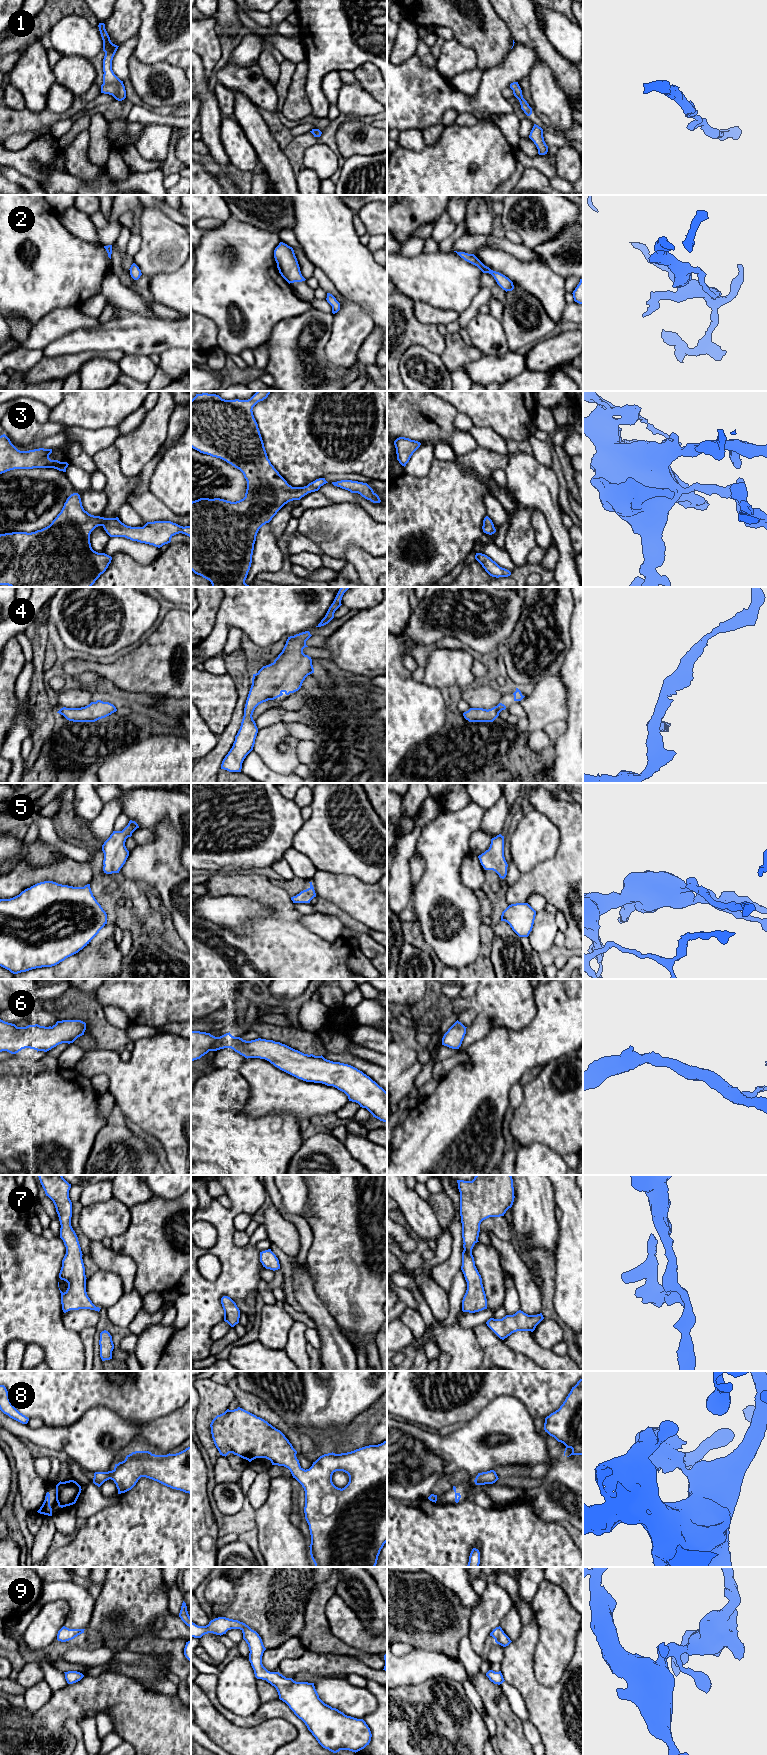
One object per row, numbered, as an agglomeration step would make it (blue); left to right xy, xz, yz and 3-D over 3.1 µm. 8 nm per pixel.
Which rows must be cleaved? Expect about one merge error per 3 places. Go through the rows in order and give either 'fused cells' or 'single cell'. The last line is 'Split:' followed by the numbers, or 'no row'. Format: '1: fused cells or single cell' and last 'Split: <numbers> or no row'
1: single cell
2: single cell
3: single cell
4: single cell
5: single cell
6: single cell
7: single cell
8: single cell
9: single cell
Split: no row

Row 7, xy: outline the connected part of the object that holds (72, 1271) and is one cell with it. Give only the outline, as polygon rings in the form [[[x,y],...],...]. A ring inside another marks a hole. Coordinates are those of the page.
[[[38,1175],[40,1183],[45,1191],[46,1196],[48,1196],[54,1203],[56,1212],[60,1221],[60,1238],[63,1240],[66,1247],[66,1254],[62,1260],[62,1267],[59,1273],[59,1278],[68,1283],[67,1290],[63,1293],[60,1288],[61,1293],[61,1304],[64,1313],[70,1310],[79,1309],[90,1309],[95,1311],[100,1311],[101,1308],[96,1307],[86,1292],[86,1275],[85,1267],[82,1259],[82,1251],[78,1241],[78,1237],[71,1226],[72,1217],[72,1202],[69,1198],[69,1190],[71,1184],[69,1184],[62,1175]]]

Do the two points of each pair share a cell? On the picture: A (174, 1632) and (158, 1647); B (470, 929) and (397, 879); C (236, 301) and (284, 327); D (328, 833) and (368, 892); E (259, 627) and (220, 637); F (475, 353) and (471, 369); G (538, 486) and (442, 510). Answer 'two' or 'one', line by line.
A: two
B: two
C: two
D: two
E: one
F: two
G: two

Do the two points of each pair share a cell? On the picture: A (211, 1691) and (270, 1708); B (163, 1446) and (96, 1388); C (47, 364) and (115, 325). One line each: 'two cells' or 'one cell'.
A: one cell
B: two cells
C: two cells

